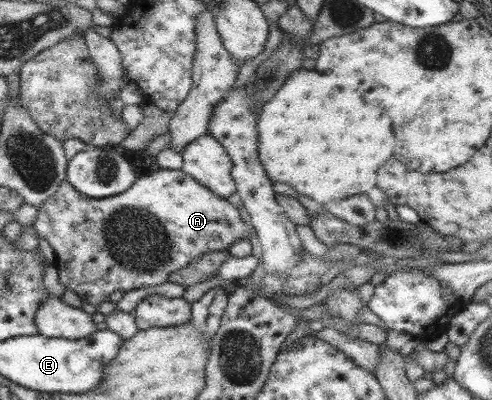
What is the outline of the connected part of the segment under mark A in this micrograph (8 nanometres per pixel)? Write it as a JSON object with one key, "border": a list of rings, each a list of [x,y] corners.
{"border":[[[161,168],[156,169],[153,173],[148,173],[147,175],[137,178],[136,182],[129,189],[126,189],[126,192],[101,199],[93,199],[89,196],[84,196],[68,181],[64,181],[50,198],[42,202],[42,206],[39,207],[38,217],[31,226],[40,238],[44,238],[44,240],[54,248],[56,261],[54,261],[53,265],[59,272],[59,281],[64,284],[67,290],[76,292],[84,303],[97,307],[102,304],[102,302],[108,301],[110,294],[114,294],[114,292],[118,292],[118,290],[128,292],[137,288],[153,287],[154,285],[162,284],[172,272],[184,268],[191,260],[198,258],[201,254],[208,251],[227,250],[235,240],[249,240],[250,234],[246,224],[242,222],[238,208],[230,204],[226,198],[222,198],[210,192],[210,190],[204,188],[197,180],[194,180],[194,178],[188,176],[180,169],[170,170]]]}

